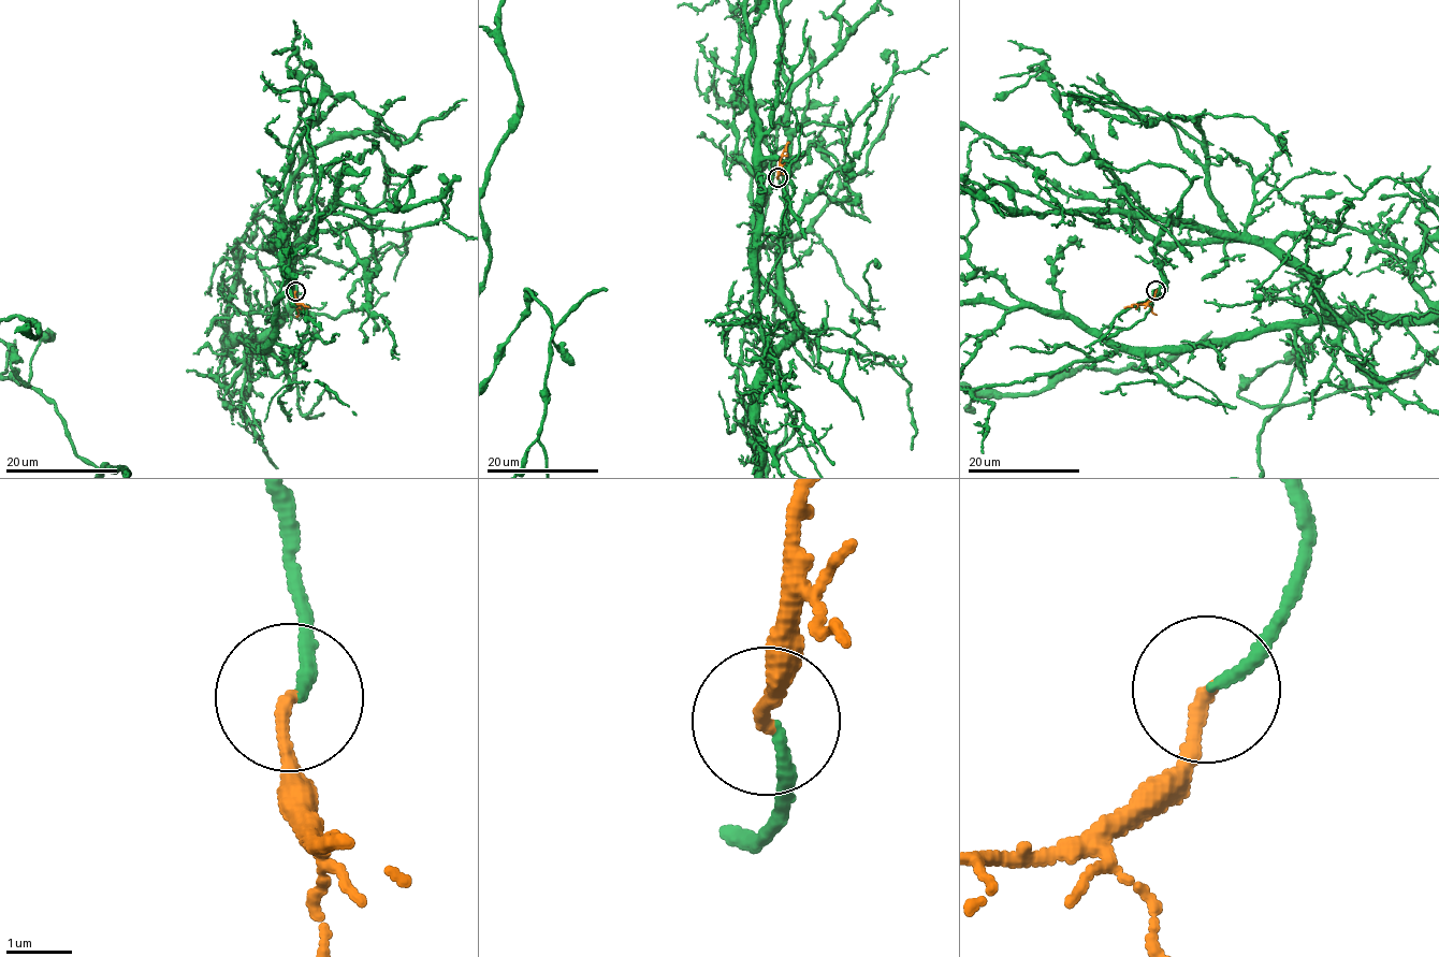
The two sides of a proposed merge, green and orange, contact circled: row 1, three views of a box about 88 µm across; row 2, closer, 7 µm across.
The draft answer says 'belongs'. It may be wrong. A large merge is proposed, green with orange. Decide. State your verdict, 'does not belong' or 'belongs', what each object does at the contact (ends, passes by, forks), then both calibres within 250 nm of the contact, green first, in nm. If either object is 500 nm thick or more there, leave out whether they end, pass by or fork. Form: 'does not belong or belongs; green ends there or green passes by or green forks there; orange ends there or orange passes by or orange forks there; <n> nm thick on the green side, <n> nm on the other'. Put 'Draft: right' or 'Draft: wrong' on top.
Draft: right
belongs; green ends there; orange ends there; 170 nm thick on the green side, 200 nm on the other

